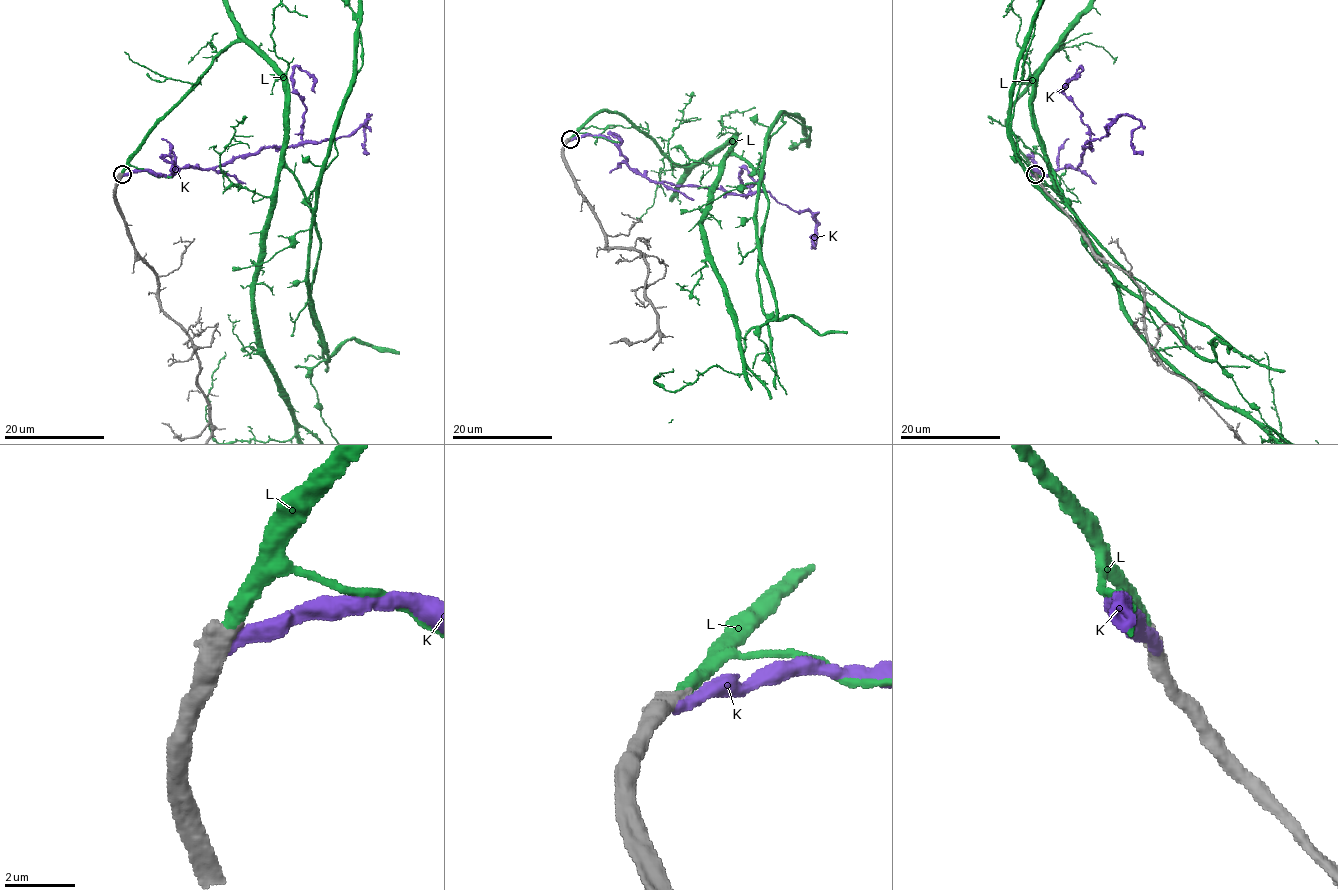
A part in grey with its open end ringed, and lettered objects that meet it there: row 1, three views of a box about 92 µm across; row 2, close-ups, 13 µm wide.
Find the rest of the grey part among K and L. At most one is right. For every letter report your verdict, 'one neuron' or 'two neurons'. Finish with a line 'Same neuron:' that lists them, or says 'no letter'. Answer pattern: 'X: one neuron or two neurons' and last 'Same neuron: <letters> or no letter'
K: two neurons
L: one neuron
Same neuron: L

